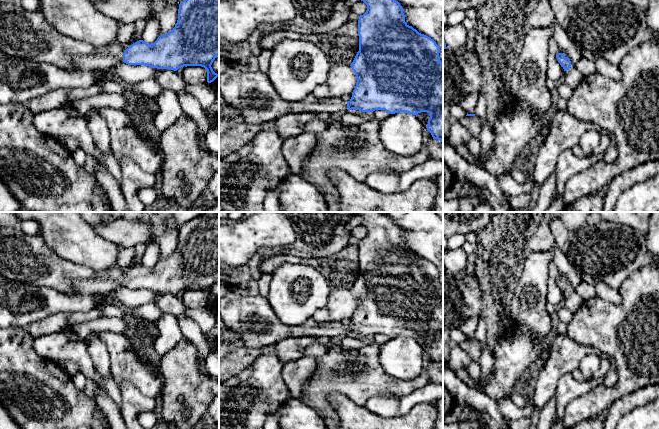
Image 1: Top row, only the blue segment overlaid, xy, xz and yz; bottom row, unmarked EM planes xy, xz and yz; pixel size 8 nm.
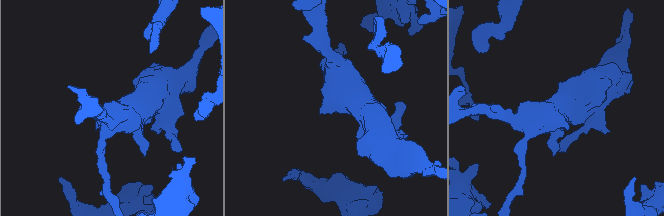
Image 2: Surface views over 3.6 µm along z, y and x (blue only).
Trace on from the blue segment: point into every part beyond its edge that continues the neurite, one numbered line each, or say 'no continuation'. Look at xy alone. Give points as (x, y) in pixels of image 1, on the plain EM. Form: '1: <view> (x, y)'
1: xy (27, 259)

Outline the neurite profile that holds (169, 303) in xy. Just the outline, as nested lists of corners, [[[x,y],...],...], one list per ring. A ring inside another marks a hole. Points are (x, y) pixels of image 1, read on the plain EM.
[[[159,293],[155,300],[157,306],[166,313],[174,315],[177,319],[184,318],[186,306],[177,295],[170,293]]]

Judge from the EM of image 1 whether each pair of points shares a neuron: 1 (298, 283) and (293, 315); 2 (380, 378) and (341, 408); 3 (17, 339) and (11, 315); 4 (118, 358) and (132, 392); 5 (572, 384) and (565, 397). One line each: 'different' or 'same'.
1: same
2: different
3: different
4: different
5: same

